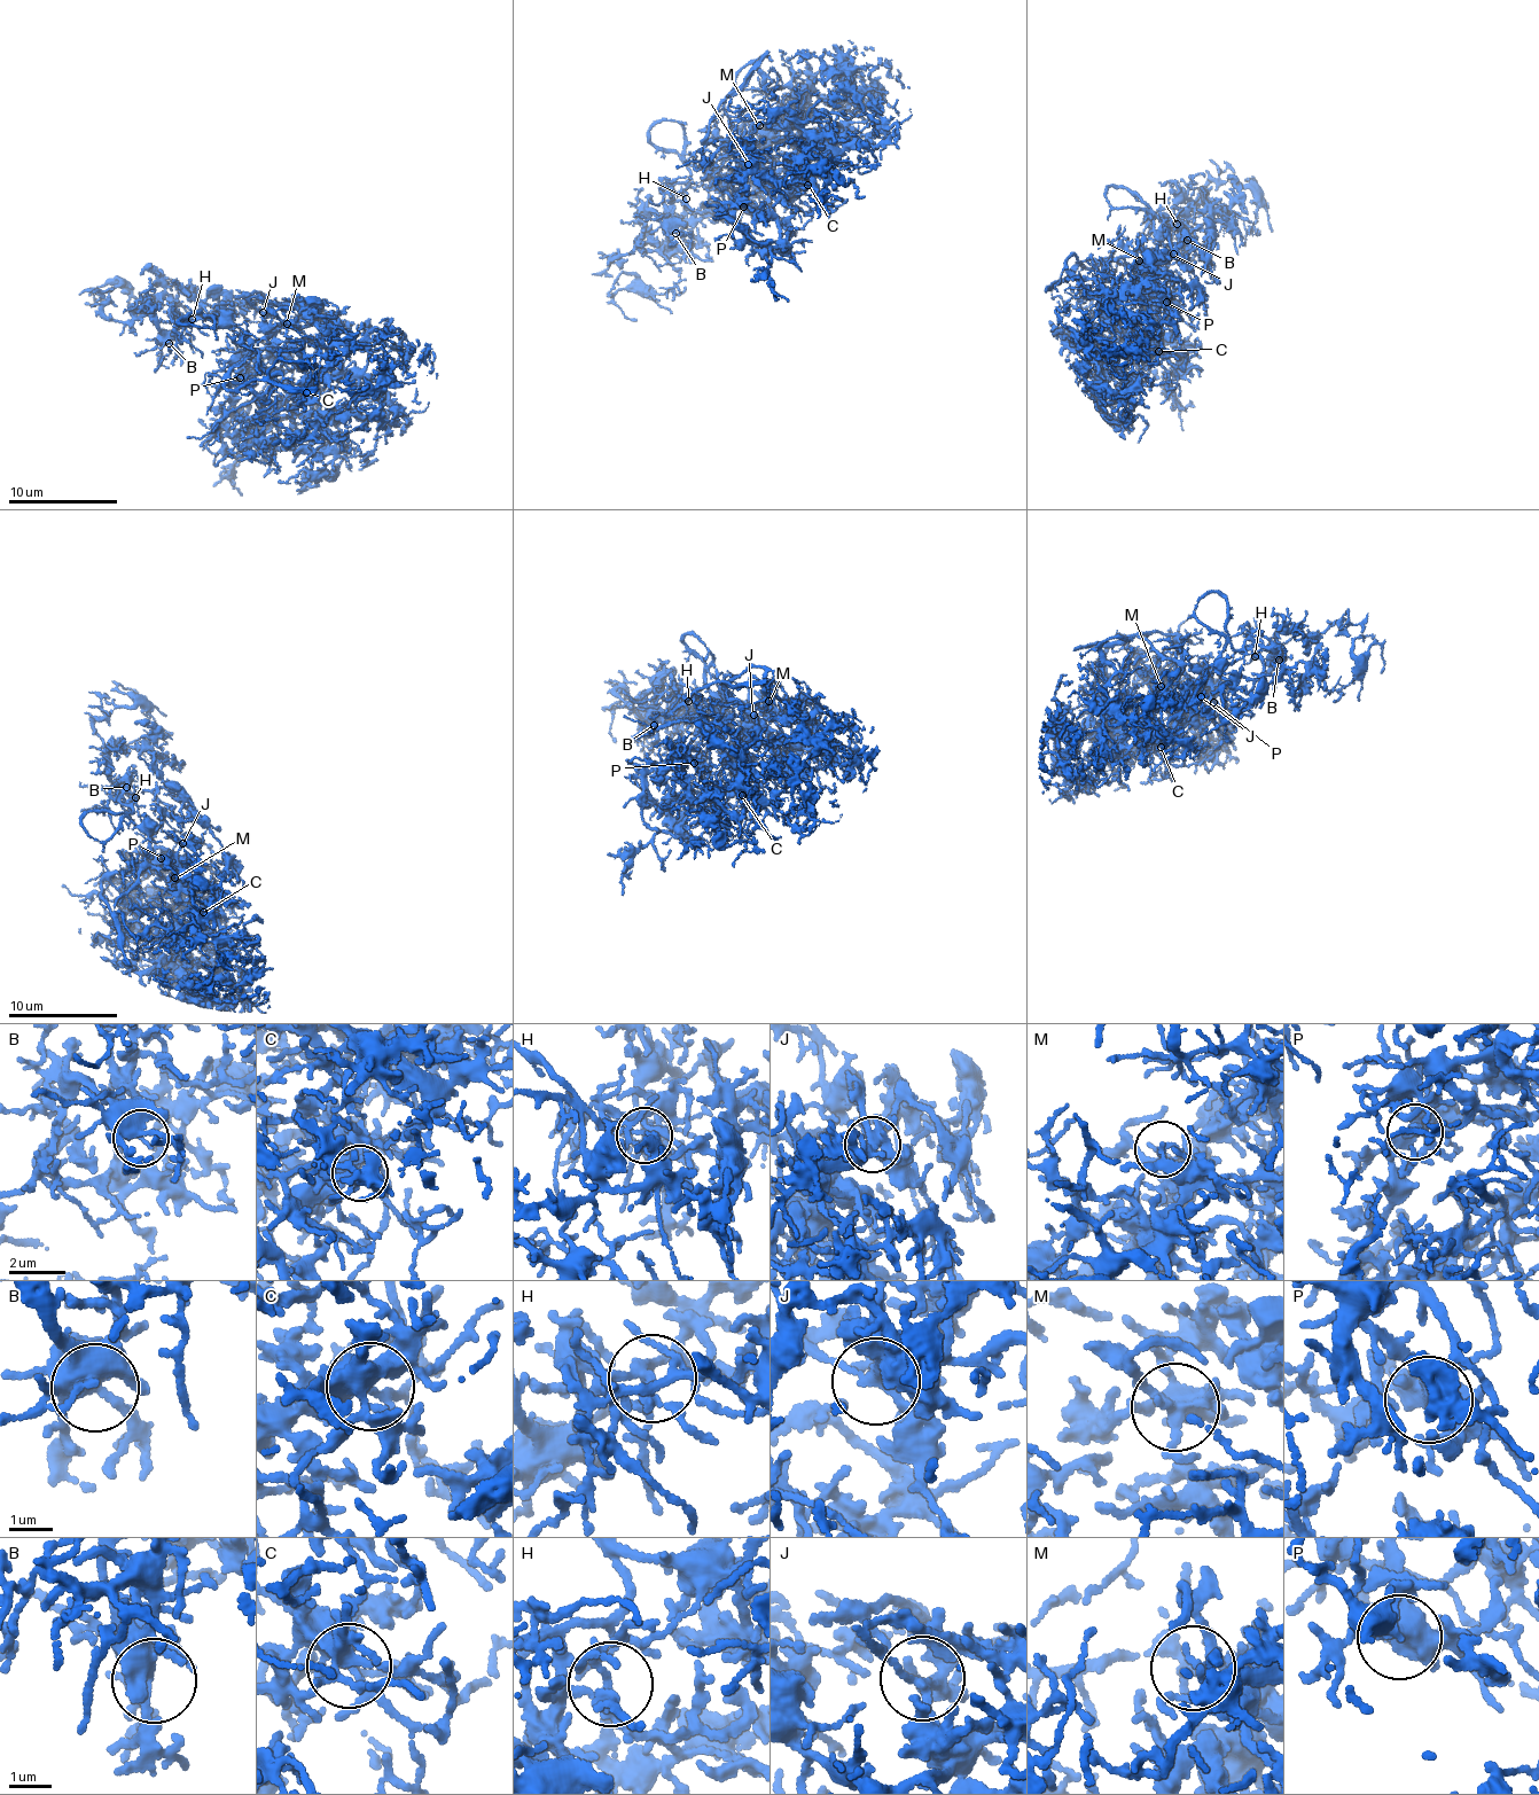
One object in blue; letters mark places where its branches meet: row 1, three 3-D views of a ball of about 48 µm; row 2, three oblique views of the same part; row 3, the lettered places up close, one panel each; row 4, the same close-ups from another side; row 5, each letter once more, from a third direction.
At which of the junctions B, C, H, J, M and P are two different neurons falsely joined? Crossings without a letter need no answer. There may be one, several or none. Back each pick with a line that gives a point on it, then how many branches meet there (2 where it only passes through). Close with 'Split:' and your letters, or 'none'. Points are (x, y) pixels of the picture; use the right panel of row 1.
Split: none

